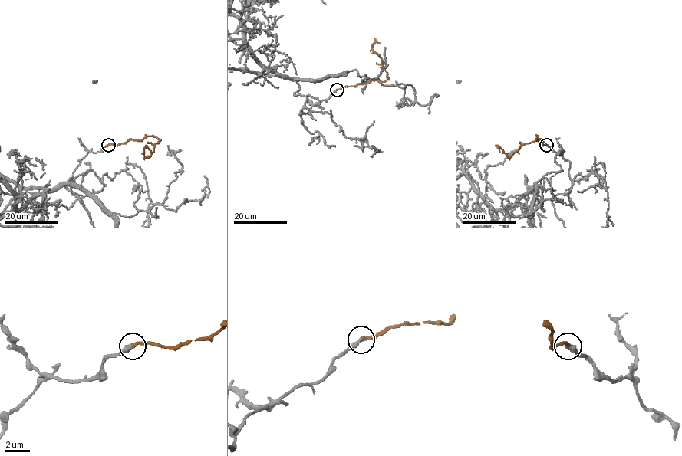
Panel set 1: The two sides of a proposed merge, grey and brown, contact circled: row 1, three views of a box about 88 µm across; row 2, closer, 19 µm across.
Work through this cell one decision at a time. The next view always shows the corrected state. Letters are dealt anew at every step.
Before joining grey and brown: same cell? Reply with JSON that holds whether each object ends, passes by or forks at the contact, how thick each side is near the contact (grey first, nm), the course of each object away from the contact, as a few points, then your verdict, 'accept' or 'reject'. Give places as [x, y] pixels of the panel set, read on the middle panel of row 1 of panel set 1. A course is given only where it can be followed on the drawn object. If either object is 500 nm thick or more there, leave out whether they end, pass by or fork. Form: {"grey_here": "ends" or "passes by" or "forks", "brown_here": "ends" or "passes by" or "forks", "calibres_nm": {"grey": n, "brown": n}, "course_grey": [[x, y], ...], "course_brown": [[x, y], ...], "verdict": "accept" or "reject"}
{"grey_here": "ends", "brown_here": "ends", "calibres_nm": {"grey": 380, "brown": 260}, "course_brown": [[336, 90], [370, 80], [385, 82], [387, 73], [382, 59], [373, 52], [372, 46], [375, 42], [380, 43]], "verdict": "accept"}

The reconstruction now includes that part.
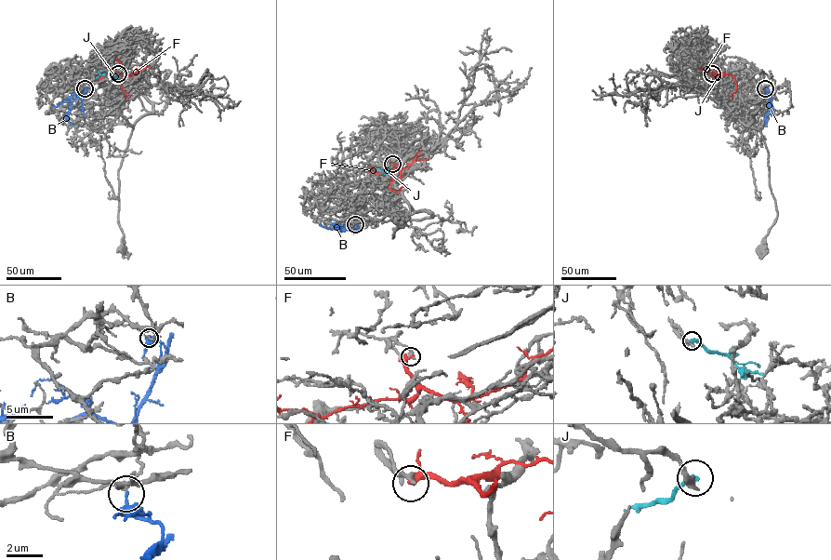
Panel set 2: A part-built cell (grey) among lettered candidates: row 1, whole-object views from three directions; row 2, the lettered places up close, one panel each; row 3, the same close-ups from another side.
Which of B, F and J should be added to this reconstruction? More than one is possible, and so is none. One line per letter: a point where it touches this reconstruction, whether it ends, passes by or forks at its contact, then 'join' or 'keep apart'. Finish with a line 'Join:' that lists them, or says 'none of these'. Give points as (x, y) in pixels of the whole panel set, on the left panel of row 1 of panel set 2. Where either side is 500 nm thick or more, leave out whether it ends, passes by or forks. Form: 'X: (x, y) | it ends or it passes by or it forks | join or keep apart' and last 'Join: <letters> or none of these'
B: (85, 88) | it ends | keep apart
F: (117, 74) | it passes by | keep apart
J: (118, 73) | it ends | keep apart
Join: none of these

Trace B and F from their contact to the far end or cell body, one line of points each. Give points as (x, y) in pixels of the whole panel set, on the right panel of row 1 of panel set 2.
B: (765, 88), (771, 100), (770, 98), (771, 101), (765, 114), (766, 125)
F: (712, 74), (728, 73), (734, 78), (736, 88), (732, 94), (732, 99)

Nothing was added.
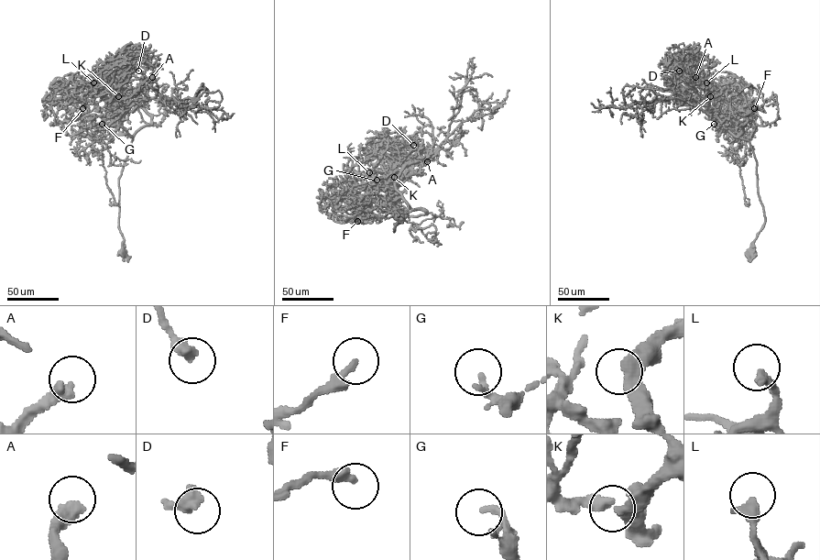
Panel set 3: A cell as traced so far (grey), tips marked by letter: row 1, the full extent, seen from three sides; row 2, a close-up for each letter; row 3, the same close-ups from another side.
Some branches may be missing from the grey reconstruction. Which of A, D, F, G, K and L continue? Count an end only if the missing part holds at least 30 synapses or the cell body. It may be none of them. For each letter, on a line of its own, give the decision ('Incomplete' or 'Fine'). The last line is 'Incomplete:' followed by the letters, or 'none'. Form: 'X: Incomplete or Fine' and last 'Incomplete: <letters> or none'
A: Incomplete
D: Fine
F: Fine
G: Incomplete
K: Fine
L: Incomplete
Incomplete: A, G, L

